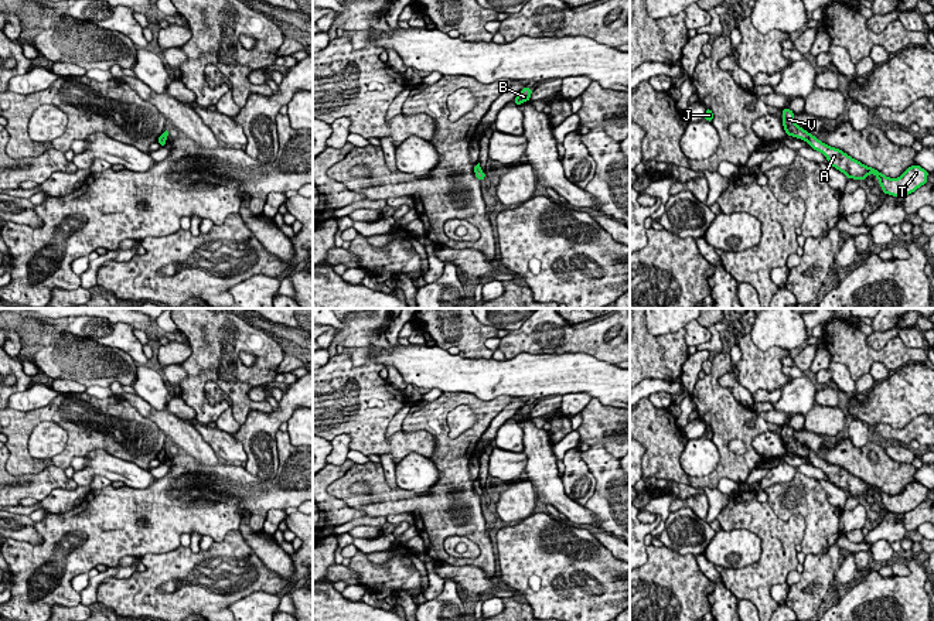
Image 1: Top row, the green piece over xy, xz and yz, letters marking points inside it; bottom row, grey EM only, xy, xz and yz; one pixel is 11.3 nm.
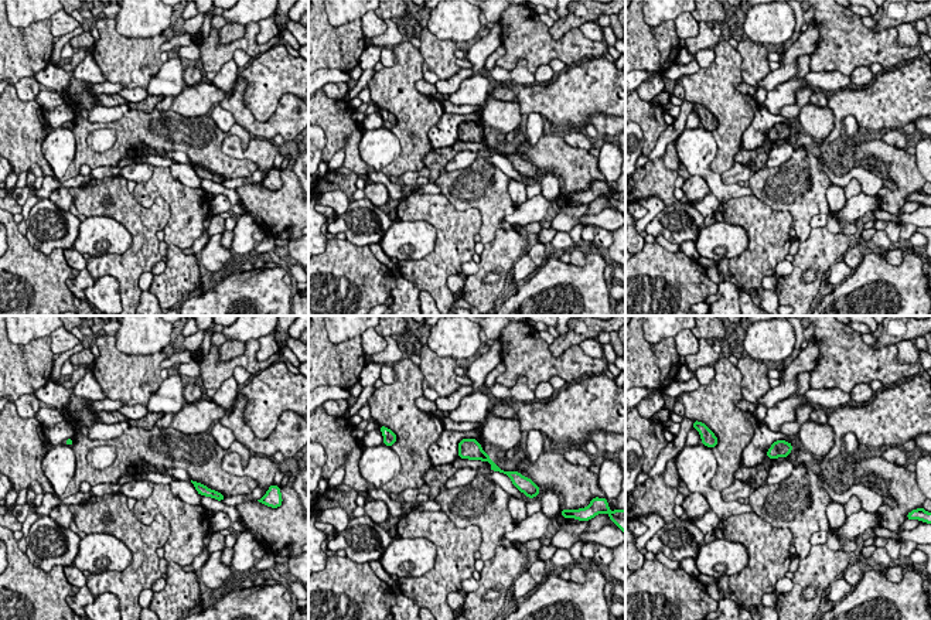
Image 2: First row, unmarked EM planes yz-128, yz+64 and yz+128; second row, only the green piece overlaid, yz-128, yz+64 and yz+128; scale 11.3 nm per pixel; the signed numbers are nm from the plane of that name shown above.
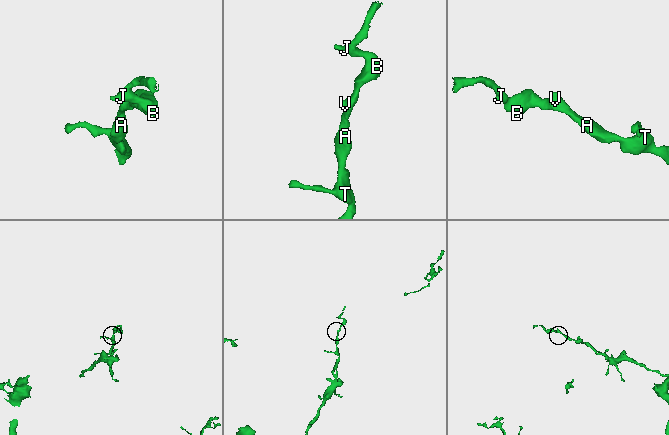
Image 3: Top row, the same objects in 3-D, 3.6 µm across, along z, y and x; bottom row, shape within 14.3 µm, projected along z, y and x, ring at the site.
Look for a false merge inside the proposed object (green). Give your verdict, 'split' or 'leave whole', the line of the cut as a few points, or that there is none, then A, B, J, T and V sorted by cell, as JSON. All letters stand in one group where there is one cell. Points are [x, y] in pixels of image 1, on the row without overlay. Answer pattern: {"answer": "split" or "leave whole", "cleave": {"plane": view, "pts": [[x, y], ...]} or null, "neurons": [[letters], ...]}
{"answer": "leave whole", "cleave": null, "neurons": [["A", "B", "J", "T", "V"]]}

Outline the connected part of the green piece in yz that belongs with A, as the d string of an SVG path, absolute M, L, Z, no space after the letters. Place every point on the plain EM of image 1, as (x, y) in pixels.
M783 426L783 443L788 453L805 457L809 464L821 468L829 478L832 484L842 488L848 495L865 497L869 491L875 491L880 499L884 511L894 513L904 513L914 509L918 504L927 499L928 488L920 482L911 482L906 485L901 494L889 495L875 485L870 485L858 477L849 474L839 465L829 464L819 458L815 453L809 451L807 447L800 444L794 439L794 429L790 426Z

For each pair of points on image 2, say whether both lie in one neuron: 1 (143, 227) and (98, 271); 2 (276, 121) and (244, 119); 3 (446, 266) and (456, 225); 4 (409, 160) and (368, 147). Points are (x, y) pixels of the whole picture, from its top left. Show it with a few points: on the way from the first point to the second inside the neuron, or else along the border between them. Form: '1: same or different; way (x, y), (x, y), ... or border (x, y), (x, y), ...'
1: same; way (143, 242), (122, 265), (113, 265)
2: same; way (268, 126), (252, 125)
3: same; way (449, 256), (454, 247), (454, 235)
4: different; border (392, 130), (399, 143), (399, 154), (384, 169)

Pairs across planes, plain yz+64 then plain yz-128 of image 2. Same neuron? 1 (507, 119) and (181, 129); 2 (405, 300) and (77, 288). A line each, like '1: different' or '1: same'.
1: different
2: same

